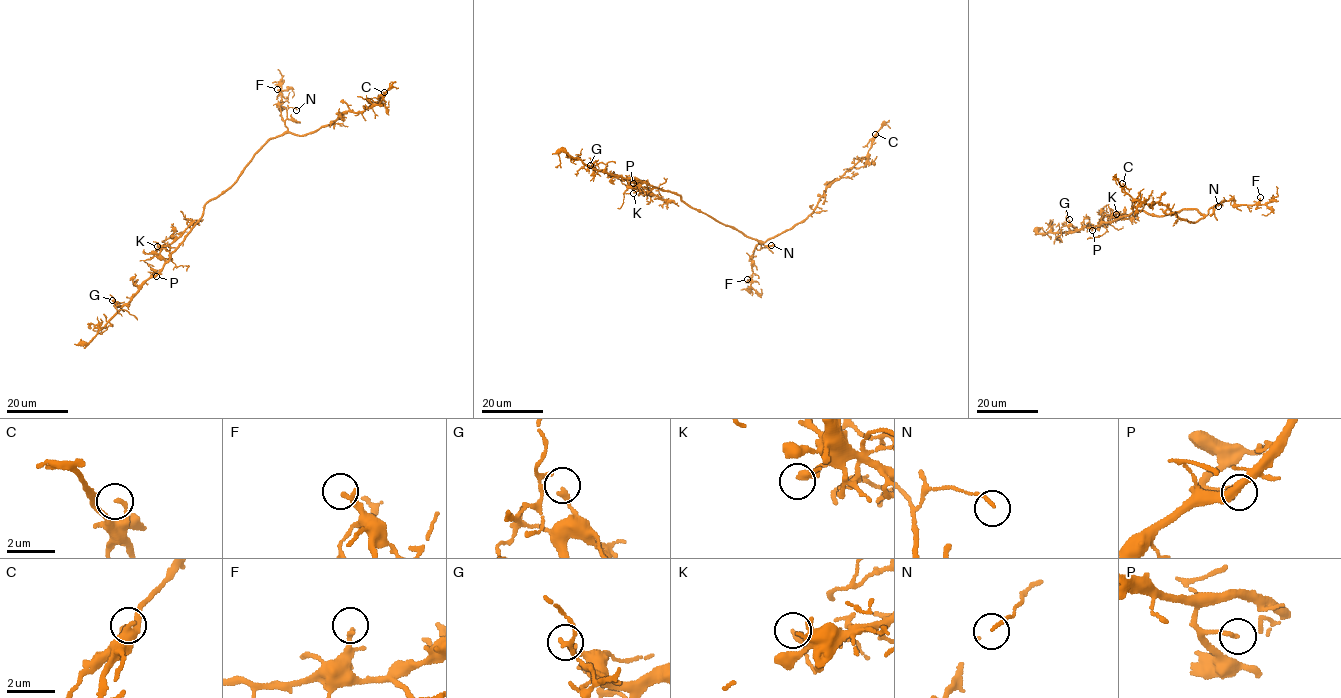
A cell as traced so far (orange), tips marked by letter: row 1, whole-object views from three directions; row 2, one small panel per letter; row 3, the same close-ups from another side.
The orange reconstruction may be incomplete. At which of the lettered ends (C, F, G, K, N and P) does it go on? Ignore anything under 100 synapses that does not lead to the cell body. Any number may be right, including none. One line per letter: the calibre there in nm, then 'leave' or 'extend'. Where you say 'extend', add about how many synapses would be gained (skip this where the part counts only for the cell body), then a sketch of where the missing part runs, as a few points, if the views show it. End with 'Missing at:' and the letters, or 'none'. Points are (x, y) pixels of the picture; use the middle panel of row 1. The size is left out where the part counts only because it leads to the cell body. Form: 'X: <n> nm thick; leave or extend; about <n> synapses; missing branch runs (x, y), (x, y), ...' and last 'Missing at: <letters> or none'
C: 150 nm thick; leave
F: 140 nm thick; leave
G: 240 nm thick; leave
K: 200 nm thick; leave
N: 110 nm thick; leave
P: 90 nm thick; leave
Missing at: none

